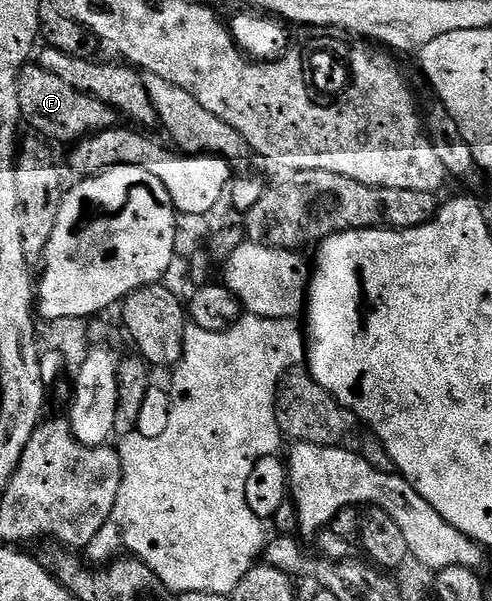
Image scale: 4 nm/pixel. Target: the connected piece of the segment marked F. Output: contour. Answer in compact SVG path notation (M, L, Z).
M29 63L21 70L19 85L19 105L22 120L33 127L38 136L55 143L75 143L107 128L116 126L119 116L112 107L91 95L85 95L67 85L54 74L47 73L40 64Z

